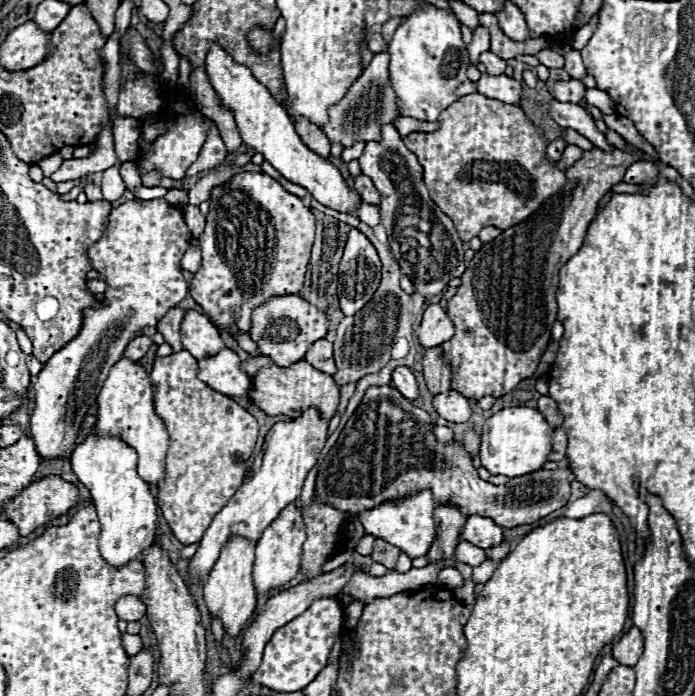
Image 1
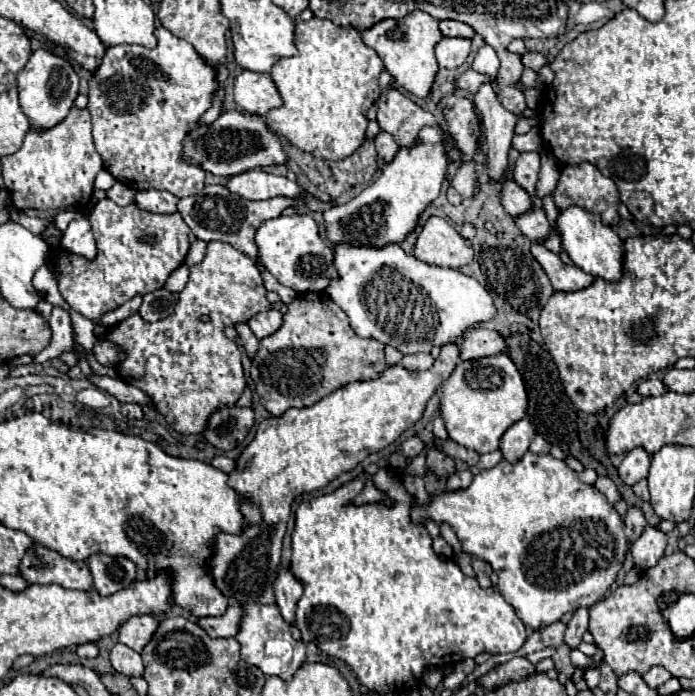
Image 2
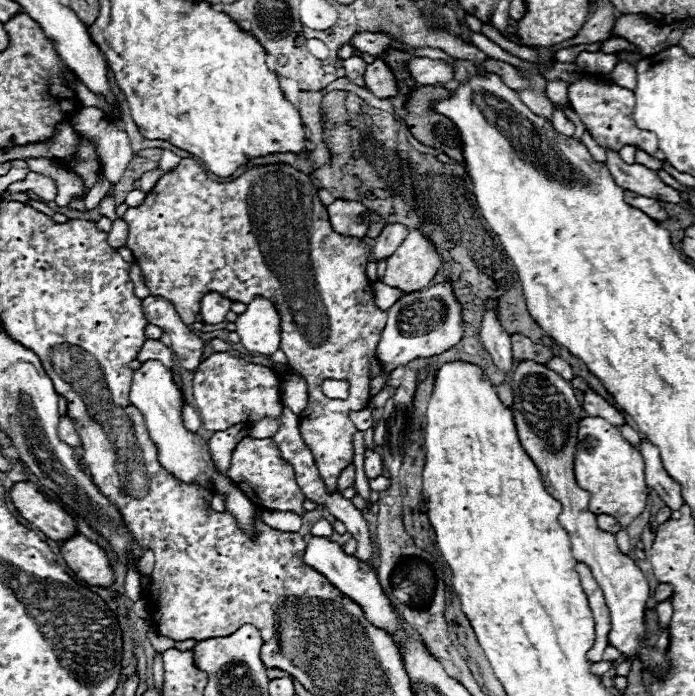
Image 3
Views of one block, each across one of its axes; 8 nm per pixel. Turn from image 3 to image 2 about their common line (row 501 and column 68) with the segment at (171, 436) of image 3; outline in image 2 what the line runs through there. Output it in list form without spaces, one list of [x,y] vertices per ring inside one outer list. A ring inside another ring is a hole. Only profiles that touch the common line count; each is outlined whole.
[[[84,210],[80,218],[76,218],[68,224],[66,232],[62,234],[62,248],[66,248],[68,252],[86,256],[86,258],[94,258],[96,244],[94,244],[94,234],[92,234],[88,214],[90,214],[90,210]]]

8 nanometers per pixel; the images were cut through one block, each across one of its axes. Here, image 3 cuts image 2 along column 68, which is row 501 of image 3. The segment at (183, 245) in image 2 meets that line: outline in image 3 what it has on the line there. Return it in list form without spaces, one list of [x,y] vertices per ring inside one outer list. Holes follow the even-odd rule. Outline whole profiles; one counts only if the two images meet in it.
[[[250,436],[242,438],[232,452],[228,474],[234,482],[240,484],[240,488],[258,508],[276,512],[294,512],[300,518],[306,514],[304,510],[306,496],[296,482],[294,468],[286,460],[282,460],[280,450],[272,438],[250,438]]]

